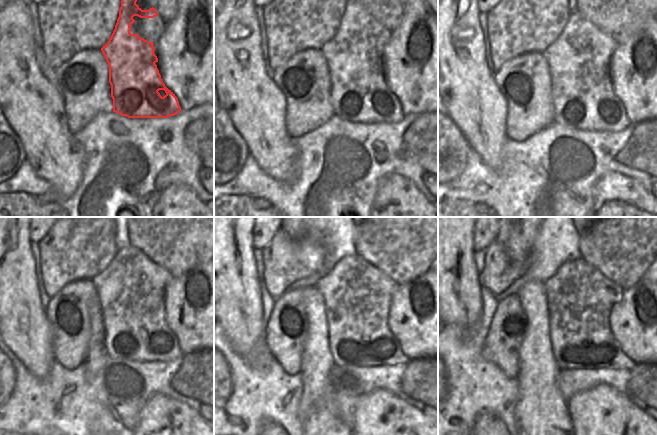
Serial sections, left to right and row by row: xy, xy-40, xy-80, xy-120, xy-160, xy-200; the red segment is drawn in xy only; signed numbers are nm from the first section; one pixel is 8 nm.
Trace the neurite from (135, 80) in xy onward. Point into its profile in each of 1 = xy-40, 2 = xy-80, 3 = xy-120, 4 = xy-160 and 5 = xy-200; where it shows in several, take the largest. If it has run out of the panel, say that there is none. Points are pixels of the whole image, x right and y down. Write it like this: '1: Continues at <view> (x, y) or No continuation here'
1: Continues at xy-40 (357, 87)
2: Continues at xy-80 (574, 60)
3: Continues at xy-120 (124, 337)
4: Continues at xy-160 (348, 338)
5: Continues at xy-200 (570, 338)

